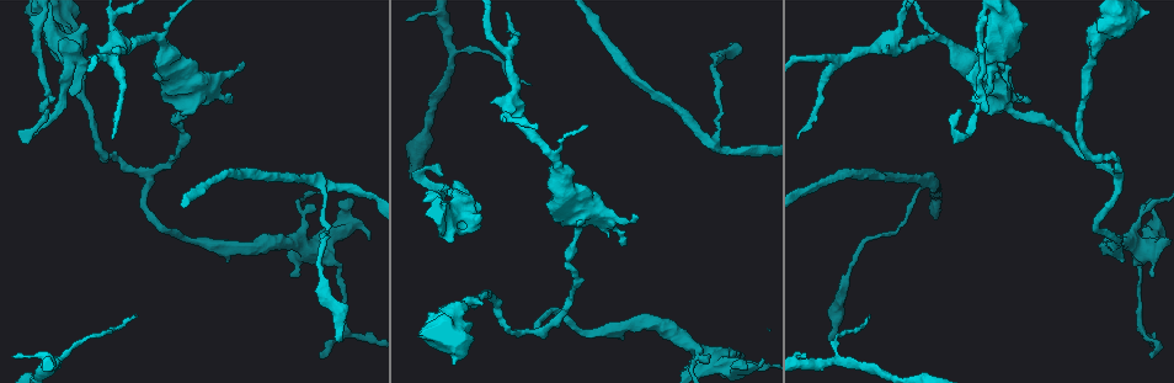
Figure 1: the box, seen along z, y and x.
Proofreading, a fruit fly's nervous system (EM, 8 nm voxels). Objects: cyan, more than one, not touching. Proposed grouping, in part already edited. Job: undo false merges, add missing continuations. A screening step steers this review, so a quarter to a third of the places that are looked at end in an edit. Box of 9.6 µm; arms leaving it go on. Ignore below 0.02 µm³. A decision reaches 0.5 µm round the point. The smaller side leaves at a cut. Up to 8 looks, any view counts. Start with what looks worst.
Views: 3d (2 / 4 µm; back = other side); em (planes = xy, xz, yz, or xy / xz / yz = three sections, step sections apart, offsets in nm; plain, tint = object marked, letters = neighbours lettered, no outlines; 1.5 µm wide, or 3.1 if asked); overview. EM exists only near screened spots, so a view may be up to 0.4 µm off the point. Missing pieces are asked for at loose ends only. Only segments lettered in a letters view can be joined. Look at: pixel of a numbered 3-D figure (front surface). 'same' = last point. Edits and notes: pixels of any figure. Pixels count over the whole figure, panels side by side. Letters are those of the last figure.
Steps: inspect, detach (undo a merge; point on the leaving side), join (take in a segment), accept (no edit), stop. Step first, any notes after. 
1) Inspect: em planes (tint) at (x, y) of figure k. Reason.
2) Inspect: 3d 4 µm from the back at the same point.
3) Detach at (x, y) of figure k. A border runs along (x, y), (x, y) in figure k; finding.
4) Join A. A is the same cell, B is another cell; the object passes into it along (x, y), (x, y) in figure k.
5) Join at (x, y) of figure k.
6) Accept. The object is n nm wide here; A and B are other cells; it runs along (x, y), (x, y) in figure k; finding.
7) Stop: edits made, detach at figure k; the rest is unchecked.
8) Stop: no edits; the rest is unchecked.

Inspect: em planes (letters) at (763, 360) of figure 1. Free end.

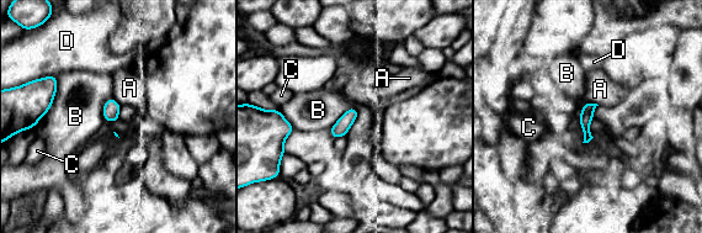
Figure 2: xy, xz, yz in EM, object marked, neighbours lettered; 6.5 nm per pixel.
Accept. The longest contact is with B, 380 nm; A, B, C and D are other cells; a border runs along (58, 75), (52, 106), (33, 127) in figure 2; none of them fits.

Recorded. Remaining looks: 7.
Inspect: em xz step 8 (letters) at (870, 316) of figure 1. Free end.

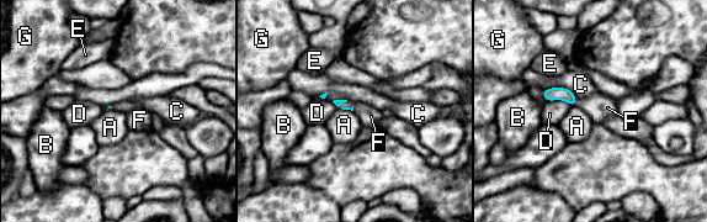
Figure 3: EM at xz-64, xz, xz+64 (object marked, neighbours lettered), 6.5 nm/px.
Accept. A, B, C, D, E, F and G are other cells; none of them fits.

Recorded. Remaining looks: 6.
Inspect: em planes (letters) at (289, 274) of figure 1. Free end.

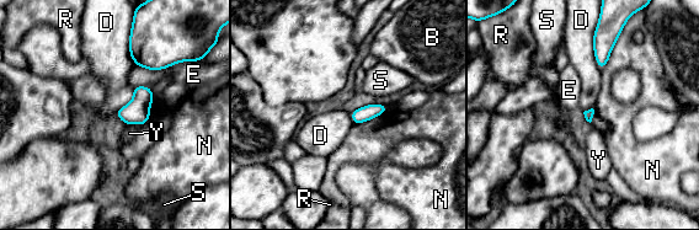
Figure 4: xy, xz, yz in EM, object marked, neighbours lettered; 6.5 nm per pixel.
Accept. B, D, E, N, R, S and Y are other cells; a border runs along (595, 27), (593, 55), (601, 70) in figure 4; no lettered segment goes on from it.

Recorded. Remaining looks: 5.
Stop: no edits; the rest is unchecked.

